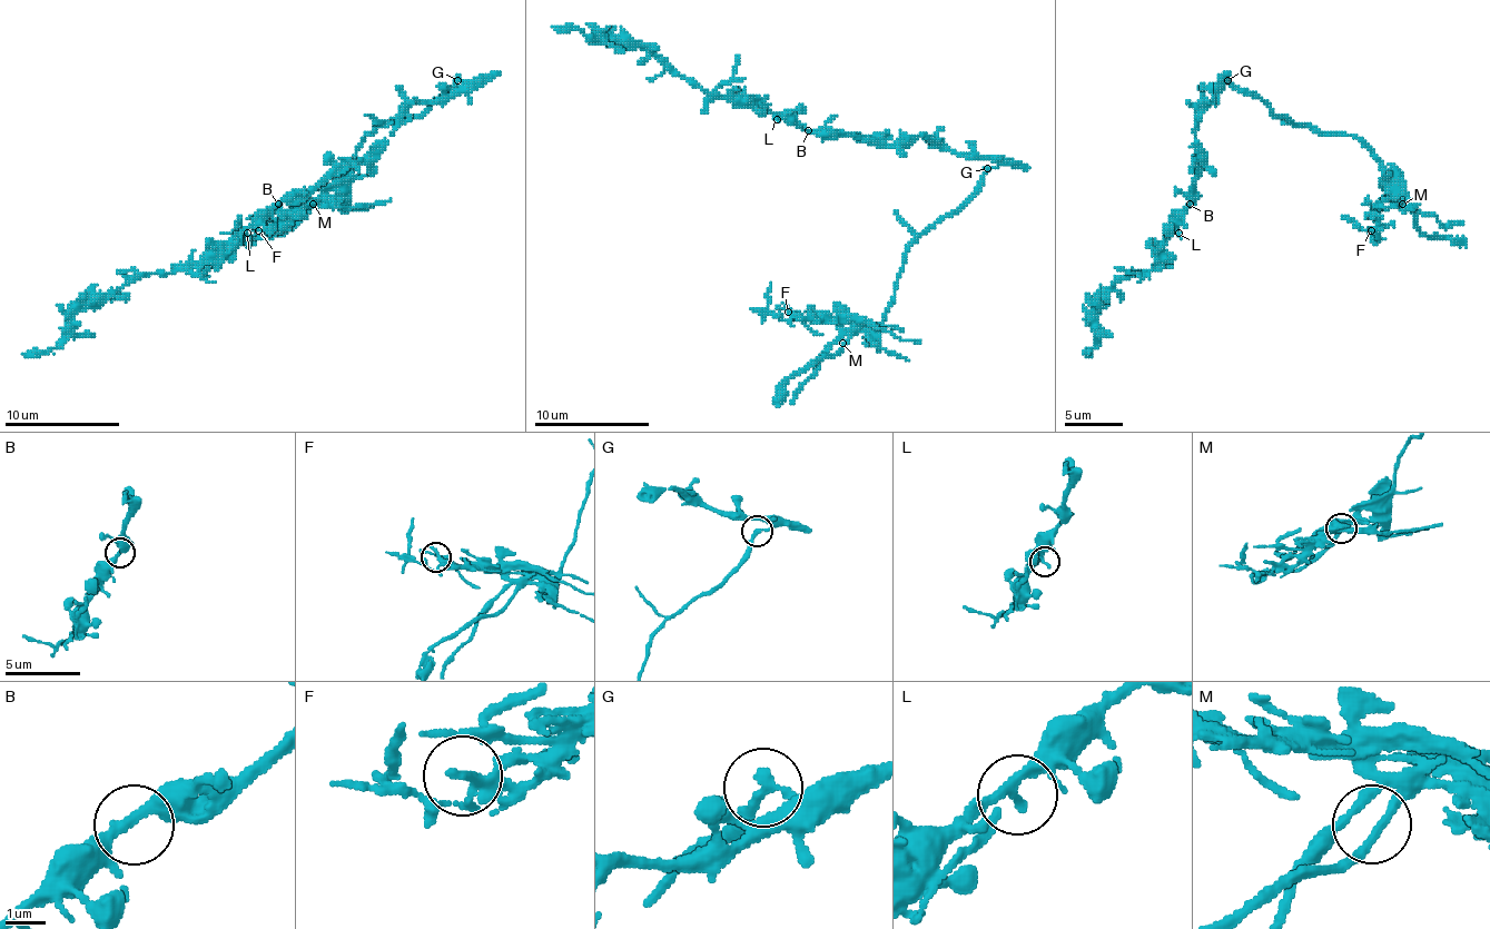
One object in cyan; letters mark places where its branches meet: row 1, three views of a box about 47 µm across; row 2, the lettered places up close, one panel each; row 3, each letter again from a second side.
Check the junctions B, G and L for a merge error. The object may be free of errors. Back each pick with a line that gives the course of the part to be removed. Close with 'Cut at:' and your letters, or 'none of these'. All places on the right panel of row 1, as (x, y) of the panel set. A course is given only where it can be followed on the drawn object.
G: course (1226, 80), (1275, 115), (1331, 135), (1353, 135), (1380, 164), (1388, 198), (1377, 221), (1380, 238), (1342, 216)
Cut at: G

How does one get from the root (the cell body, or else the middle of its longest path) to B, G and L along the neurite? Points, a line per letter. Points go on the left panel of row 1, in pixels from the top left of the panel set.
B: (402, 118), (400, 127), (362, 158), (338, 164), (313, 190), (289, 193), (278, 204)
G: (402, 118), (414, 104), (445, 100), (460, 95), (469, 86), (456, 80)
L: (402, 118), (400, 127), (362, 158), (336, 164), (307, 190), (287, 193), (247, 233)

